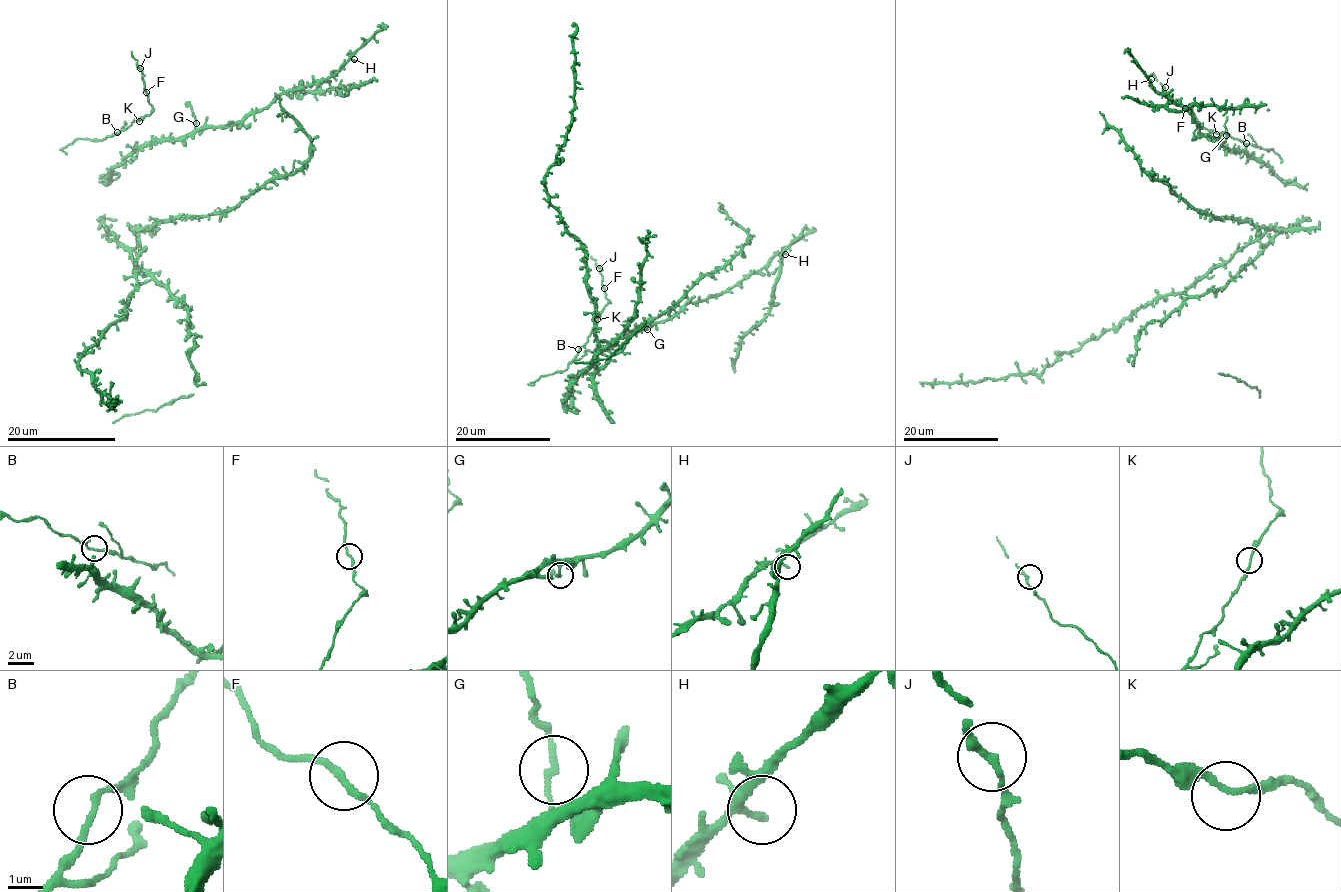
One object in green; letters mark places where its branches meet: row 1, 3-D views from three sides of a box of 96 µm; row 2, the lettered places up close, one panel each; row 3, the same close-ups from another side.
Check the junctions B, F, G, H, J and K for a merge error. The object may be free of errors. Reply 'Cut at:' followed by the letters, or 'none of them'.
Cut at: G

